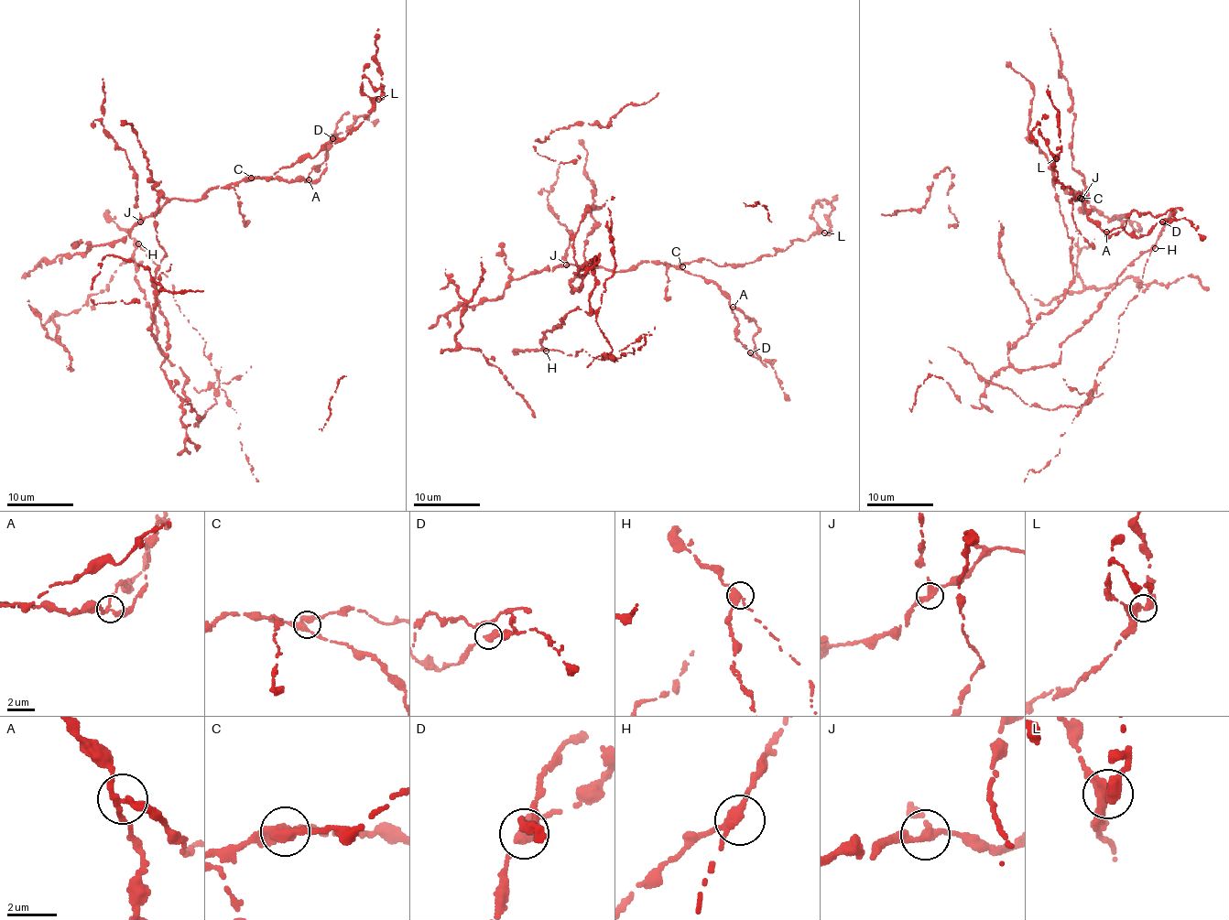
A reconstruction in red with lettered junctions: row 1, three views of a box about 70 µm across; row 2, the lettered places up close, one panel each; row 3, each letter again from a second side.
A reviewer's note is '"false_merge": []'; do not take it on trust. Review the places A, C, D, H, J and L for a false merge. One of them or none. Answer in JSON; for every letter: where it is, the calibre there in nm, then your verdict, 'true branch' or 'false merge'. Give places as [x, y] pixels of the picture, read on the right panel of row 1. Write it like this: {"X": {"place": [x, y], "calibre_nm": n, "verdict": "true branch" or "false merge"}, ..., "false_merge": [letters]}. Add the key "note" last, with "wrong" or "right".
{"A": {"place": [1106, 232], "calibre_nm": 260, "verdict": "true branch"}, "C": {"place": [1080, 198], "calibre_nm": 320, "verdict": "true branch"}, "D": {"place": [1162, 221], "calibre_nm": 280, "verdict": "true branch"}, "H": {"place": [1155, 248], "calibre_nm": 340, "verdict": "false merge"}, "J": {"place": [1082, 199], "calibre_nm": 300, "verdict": "true branch"}, "L": {"place": [1056, 158], "calibre_nm": 320, "verdict": "true branch"}, "false_merge": ["H"], "note": "wrong"}

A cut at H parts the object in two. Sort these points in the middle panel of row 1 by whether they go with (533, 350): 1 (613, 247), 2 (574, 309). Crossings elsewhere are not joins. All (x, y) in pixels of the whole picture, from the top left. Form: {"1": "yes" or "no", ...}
{"1": "no", "2": "yes"}

